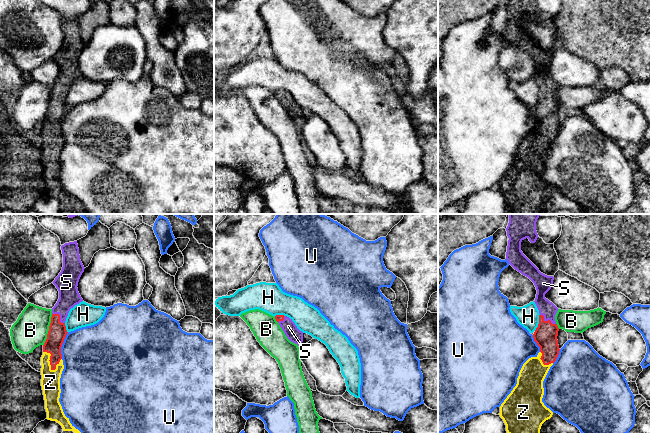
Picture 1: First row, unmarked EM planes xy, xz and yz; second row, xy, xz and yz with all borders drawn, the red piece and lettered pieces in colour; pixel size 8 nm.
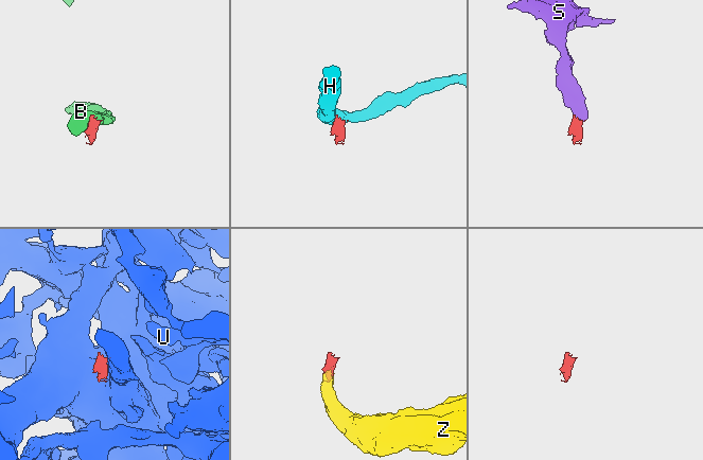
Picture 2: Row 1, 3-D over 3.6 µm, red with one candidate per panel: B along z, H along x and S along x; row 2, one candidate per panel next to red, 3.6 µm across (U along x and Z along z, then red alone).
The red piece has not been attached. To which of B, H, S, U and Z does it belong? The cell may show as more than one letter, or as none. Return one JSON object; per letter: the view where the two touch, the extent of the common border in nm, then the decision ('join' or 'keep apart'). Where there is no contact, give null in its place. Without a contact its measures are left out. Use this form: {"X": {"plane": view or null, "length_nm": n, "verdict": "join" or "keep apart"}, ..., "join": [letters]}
{"B": {"plane": "xy", "length_nm": 260, "verdict": "keep apart"}, "H": {"plane": "yz", "length_nm": 140, "verdict": "keep apart"}, "S": {"plane": "yz", "length_nm": 150, "verdict": "join"}, "U": {"plane": "xy", "length_nm": 220, "verdict": "keep apart"}, "Z": {"plane": "xy", "length_nm": 180, "verdict": "join"}, "join": ["S", "Z"]}

